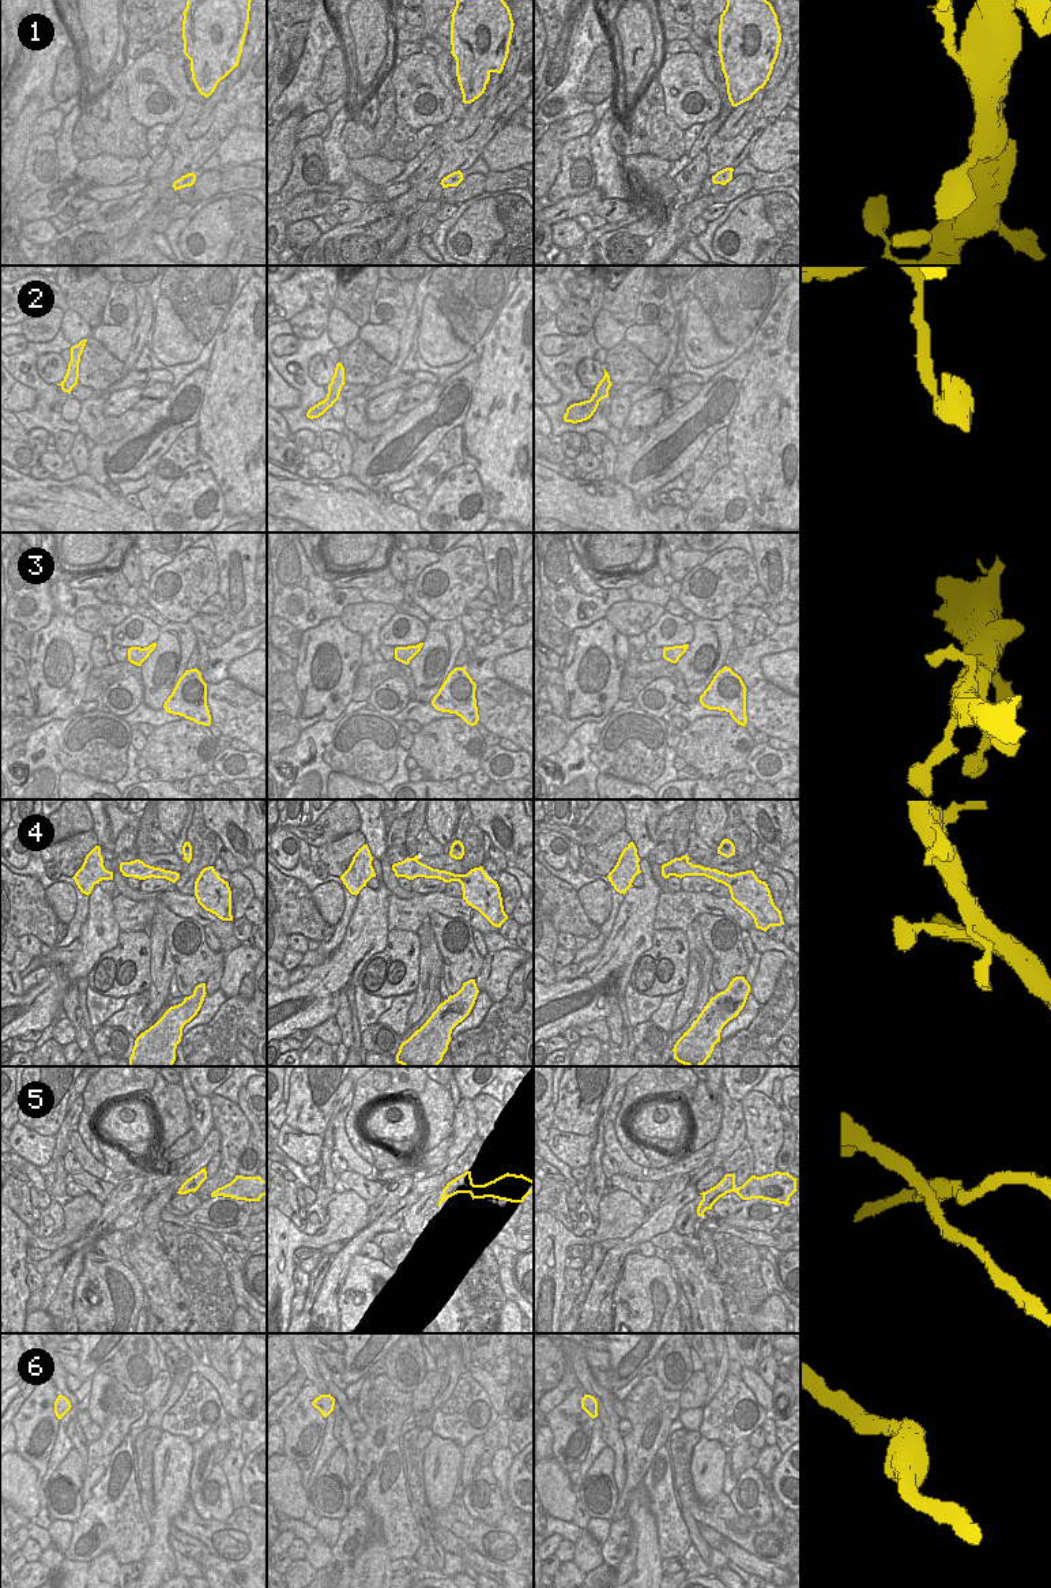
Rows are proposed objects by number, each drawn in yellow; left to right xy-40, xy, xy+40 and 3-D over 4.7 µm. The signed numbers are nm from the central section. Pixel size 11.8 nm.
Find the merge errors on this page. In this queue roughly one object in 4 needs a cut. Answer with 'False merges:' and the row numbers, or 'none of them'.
False merges: 5.

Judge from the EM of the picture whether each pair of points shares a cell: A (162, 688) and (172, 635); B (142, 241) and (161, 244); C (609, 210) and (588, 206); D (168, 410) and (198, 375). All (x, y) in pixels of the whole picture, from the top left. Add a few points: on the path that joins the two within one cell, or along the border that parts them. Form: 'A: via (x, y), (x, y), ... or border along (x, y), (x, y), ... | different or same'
A: via (151, 678), (157, 672), (157, 659), (165, 650) | same
B: border along (153, 232), (151, 241), (159, 251) | different
C: border along (603, 199), (592, 211) | different
D: via (174, 401), (188, 384) | same

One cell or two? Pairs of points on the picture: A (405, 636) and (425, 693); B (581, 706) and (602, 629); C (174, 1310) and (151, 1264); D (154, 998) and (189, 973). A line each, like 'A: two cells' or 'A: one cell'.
A: two cells
B: one cell
C: one cell
D: two cells

